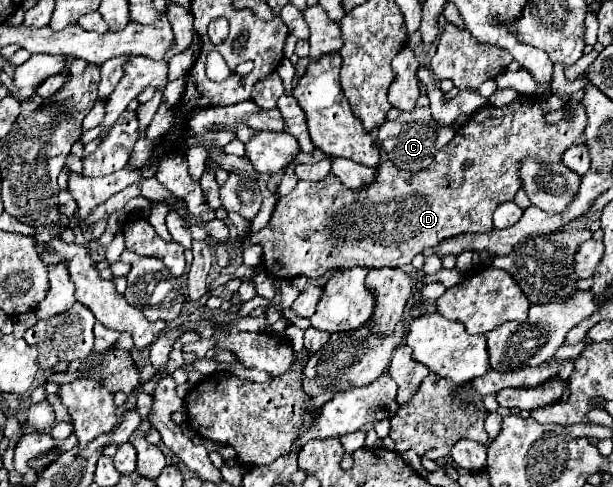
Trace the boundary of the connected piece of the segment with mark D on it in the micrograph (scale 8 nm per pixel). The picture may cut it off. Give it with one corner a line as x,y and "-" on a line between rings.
521,97
505,107
481,107
457,129
453,141
447,143
423,171
405,171
385,161
375,169
375,181
363,189
349,189
331,173
319,183
299,181
289,195
279,199
269,223
255,233
253,239
247,239
243,247
263,247
263,267
271,277
293,279
305,275
319,279
323,273
343,267
403,267
409,265
415,255
435,247
447,237
491,231
495,207
513,199
521,187
517,175
519,161
539,159
543,163
555,163
561,161
567,147
585,143
587,113
583,105
577,105
573,113
571,107
565,105
565,117
559,123
547,123
541,101
541,97

